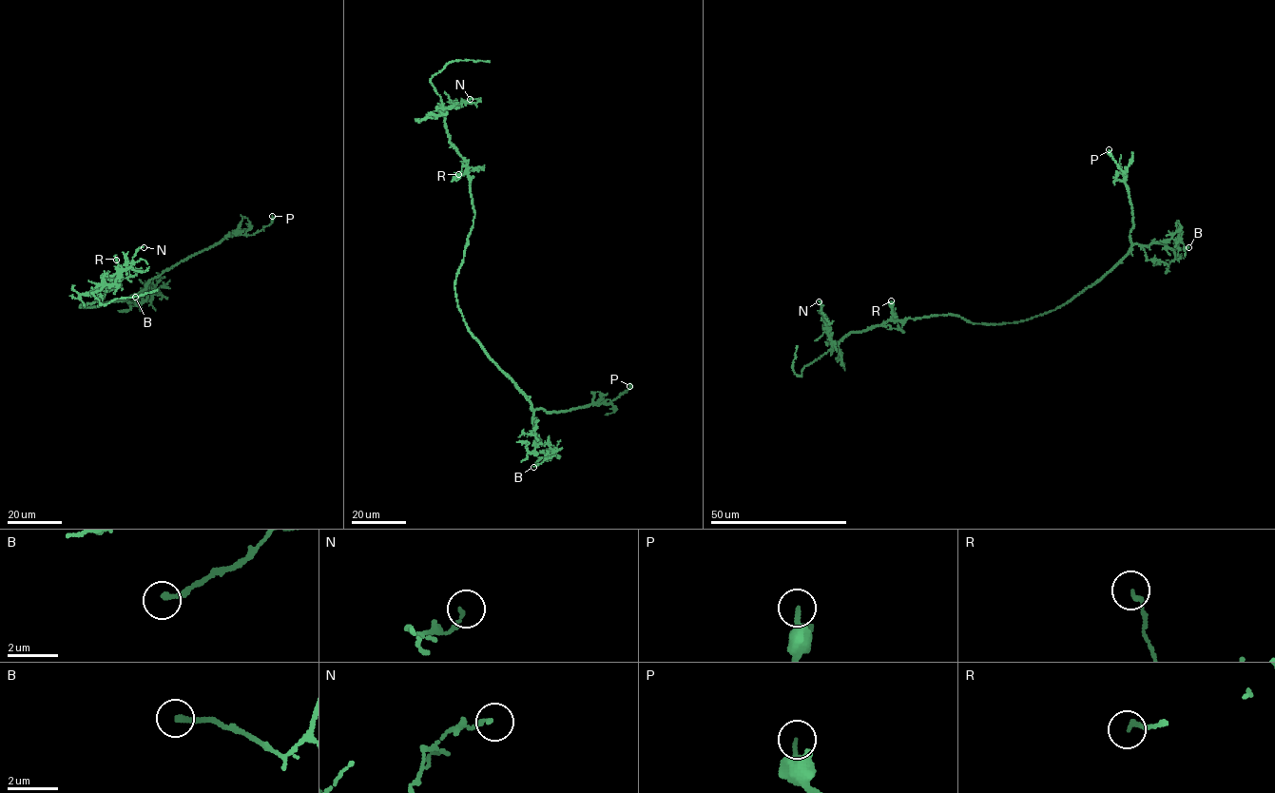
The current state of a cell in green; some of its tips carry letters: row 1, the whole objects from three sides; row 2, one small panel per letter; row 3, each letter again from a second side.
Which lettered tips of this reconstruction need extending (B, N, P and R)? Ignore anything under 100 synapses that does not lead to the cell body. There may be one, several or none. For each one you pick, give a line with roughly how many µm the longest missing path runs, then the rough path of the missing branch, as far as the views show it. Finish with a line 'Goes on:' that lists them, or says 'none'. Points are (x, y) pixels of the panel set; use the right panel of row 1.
Goes on: none

